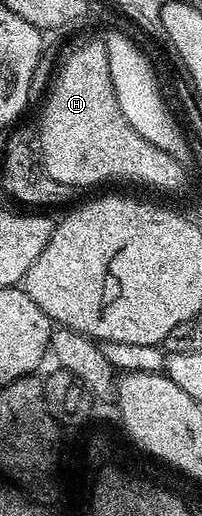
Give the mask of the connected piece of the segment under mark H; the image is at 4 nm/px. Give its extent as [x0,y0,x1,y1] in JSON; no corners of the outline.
[38,39,186,189]

